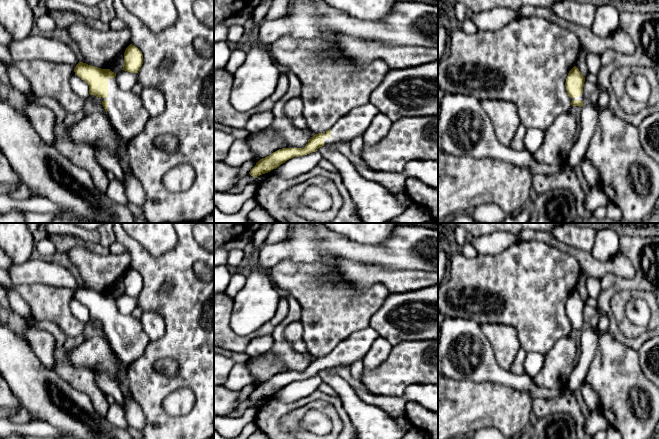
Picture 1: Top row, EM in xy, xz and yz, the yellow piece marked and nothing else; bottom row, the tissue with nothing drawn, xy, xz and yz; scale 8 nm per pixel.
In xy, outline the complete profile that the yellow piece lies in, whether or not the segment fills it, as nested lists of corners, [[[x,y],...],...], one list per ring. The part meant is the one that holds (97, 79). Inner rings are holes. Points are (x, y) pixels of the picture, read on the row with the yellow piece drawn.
[[[79,62],[75,75],[89,86],[89,94],[102,100],[102,105],[117,133],[126,141],[142,132],[150,118],[140,95],[119,88],[116,73]]]

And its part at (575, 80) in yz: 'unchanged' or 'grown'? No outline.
grown

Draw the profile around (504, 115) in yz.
[[[481,99],[481,105],[492,121],[497,139],[503,145],[510,146],[521,124],[517,106],[498,99]]]

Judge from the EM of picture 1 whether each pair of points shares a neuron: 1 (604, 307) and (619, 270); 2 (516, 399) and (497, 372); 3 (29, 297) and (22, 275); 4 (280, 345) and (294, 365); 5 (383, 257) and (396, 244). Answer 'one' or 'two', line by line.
1: two
2: two
3: two
4: one
5: one

